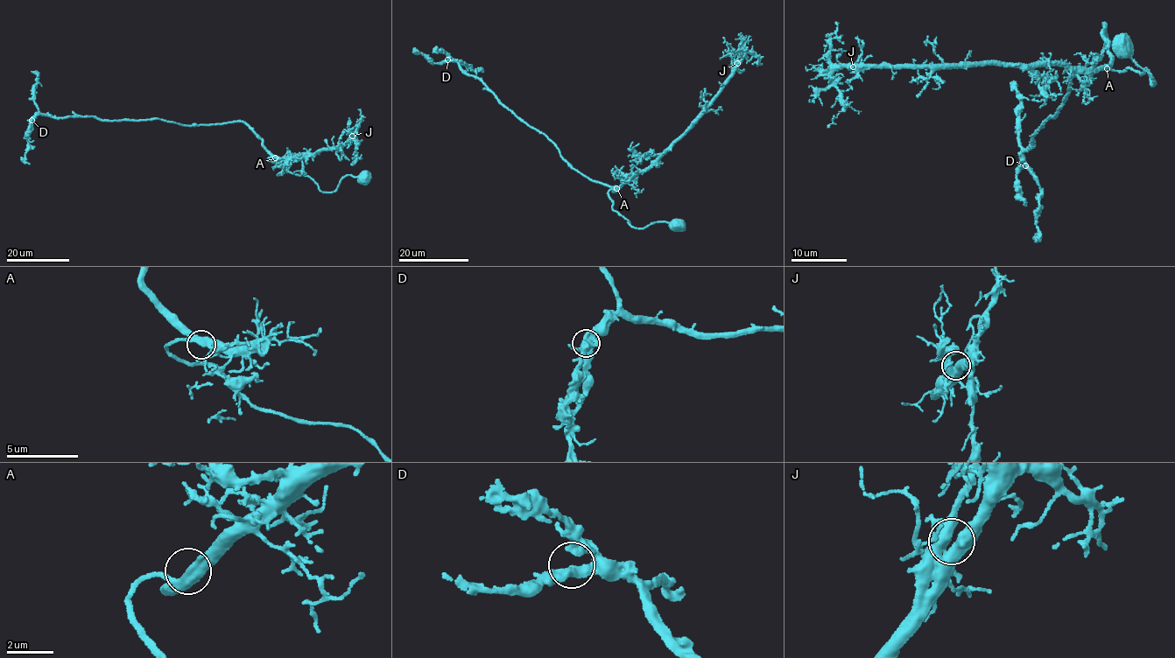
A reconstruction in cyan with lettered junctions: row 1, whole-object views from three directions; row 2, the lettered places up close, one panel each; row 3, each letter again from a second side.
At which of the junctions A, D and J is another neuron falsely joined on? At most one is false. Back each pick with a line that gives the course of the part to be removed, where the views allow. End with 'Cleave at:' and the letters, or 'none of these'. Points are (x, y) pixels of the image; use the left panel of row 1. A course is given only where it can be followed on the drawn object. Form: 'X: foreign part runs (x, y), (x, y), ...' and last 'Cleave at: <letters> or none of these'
Cleave at: none of these

